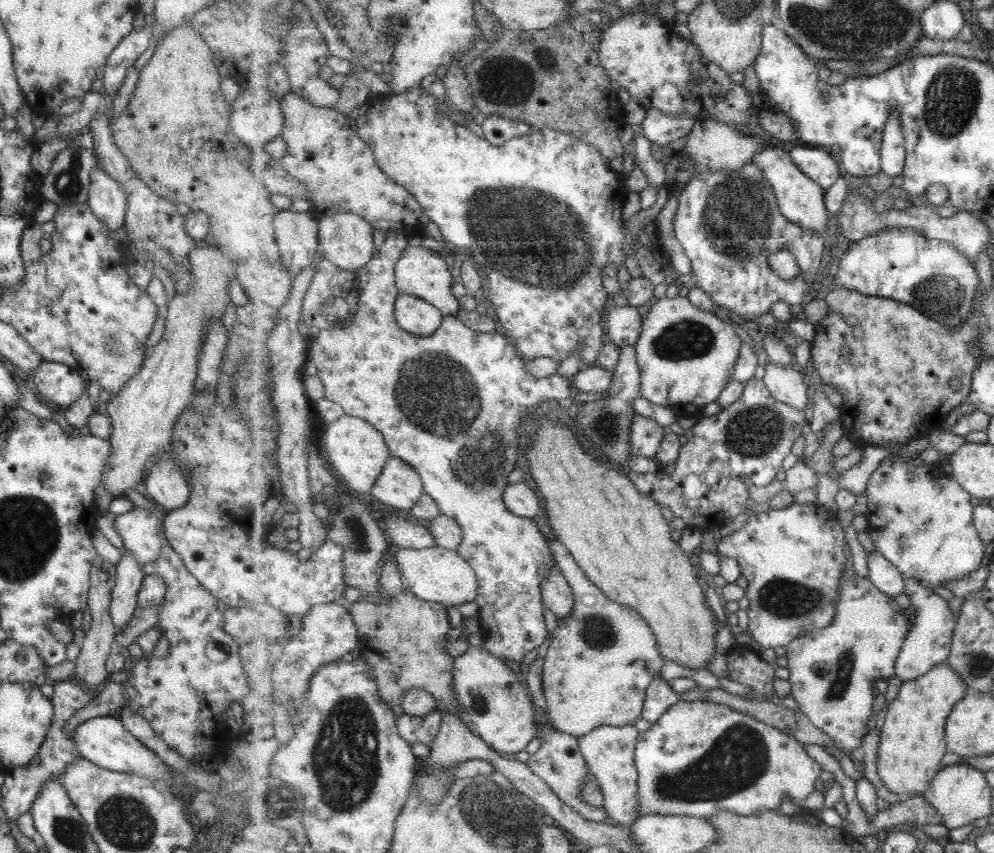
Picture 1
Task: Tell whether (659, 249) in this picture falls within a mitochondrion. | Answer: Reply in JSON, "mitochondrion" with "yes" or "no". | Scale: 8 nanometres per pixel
{"mitochondrion":"no"}

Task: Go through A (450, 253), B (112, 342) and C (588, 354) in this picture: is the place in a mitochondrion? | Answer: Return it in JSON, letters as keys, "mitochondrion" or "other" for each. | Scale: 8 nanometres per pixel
{"A":"other","B":"mitochondrion","C":"other"}

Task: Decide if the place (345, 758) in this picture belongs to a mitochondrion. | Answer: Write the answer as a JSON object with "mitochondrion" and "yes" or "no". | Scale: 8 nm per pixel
{"mitochondrion":"yes"}

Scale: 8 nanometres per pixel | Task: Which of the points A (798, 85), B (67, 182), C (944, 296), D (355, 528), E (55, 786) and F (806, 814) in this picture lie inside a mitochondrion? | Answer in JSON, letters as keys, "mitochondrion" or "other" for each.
{"A":"other","B":"mitochondrion","C":"mitochondrion","D":"mitochondrion","E":"other","F":"other"}

